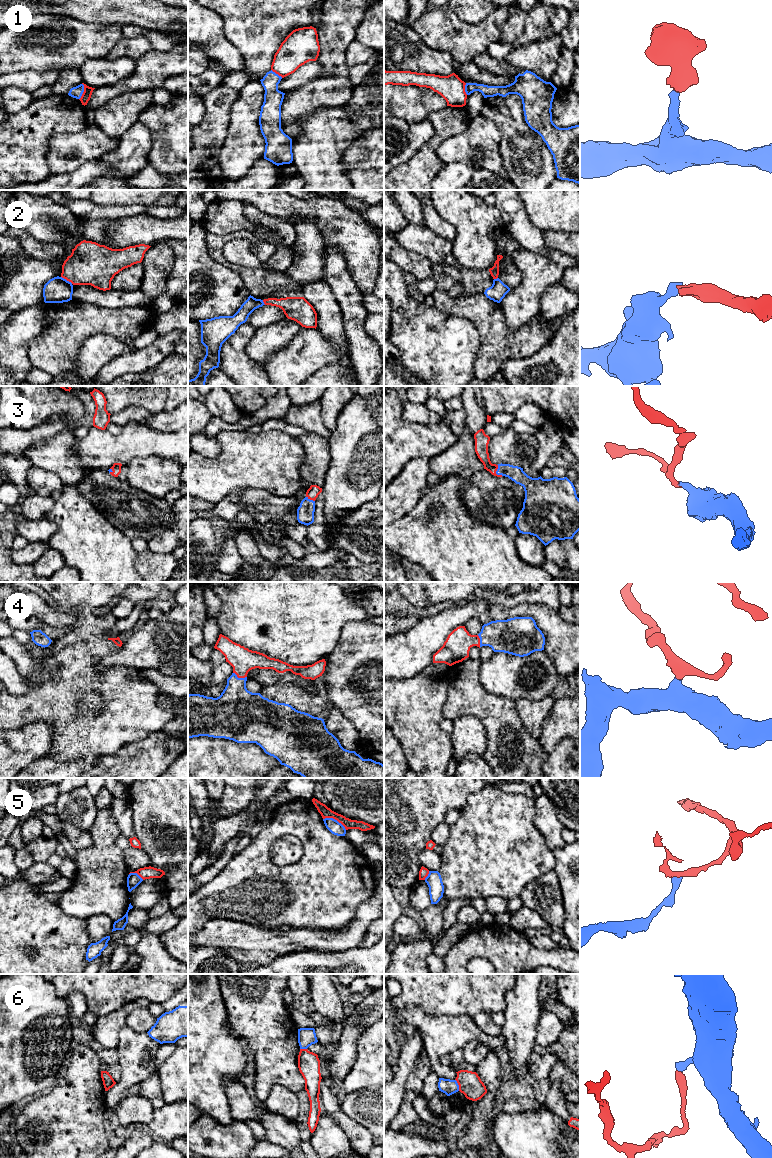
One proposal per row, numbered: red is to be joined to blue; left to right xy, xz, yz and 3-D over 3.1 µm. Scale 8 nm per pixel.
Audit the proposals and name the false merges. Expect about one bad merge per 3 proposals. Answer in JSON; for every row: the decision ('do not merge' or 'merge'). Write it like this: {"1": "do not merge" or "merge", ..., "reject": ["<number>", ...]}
{"1": "do not merge", "2": "do not merge", "3": "merge", "4": "merge", "5": "do not merge", "6": "do not merge", "reject": ["1", "2", "5", "6"]}

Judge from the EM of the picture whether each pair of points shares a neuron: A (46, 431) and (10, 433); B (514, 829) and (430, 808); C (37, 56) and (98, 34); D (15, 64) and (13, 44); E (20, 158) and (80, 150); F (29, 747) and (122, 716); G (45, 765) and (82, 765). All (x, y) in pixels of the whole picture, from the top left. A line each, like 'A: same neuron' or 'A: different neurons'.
A: same neuron
B: different neurons
C: same neuron
D: same neuron
E: different neurons
F: different neurons
G: same neuron

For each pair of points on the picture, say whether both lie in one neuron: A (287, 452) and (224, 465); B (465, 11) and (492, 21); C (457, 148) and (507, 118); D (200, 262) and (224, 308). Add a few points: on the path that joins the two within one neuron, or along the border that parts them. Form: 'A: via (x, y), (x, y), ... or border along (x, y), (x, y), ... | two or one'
A: via (271, 460), (246, 460), (240, 464) | one
B: border along (494, 10), (476, 24), (466, 23), (460, 18) | two
C: border along (481, 114), (500, 129), (499, 148) | two
D: via (209, 273), (216, 280), (216, 289), (223, 297) | one

